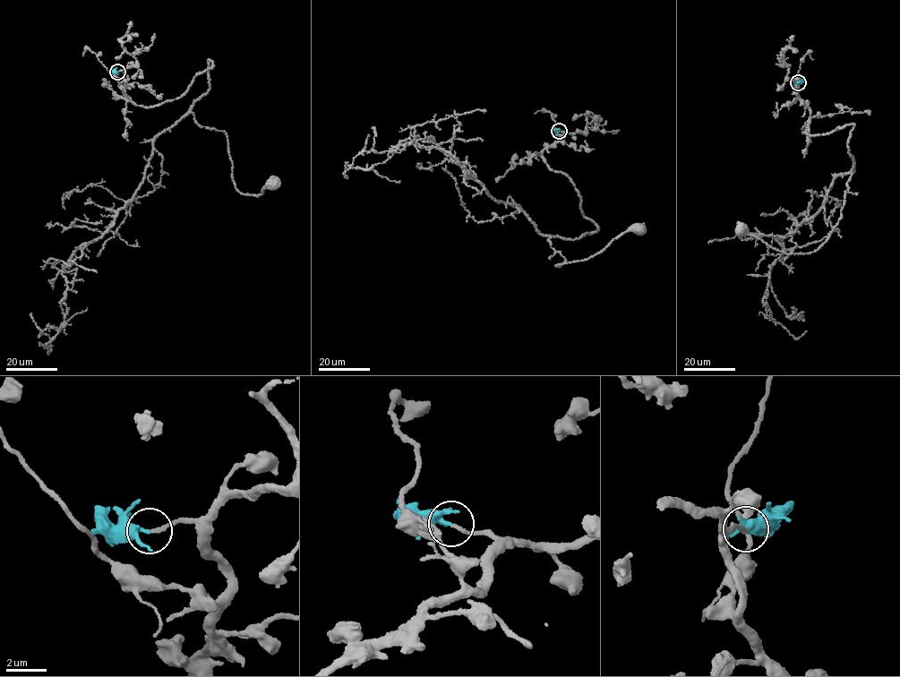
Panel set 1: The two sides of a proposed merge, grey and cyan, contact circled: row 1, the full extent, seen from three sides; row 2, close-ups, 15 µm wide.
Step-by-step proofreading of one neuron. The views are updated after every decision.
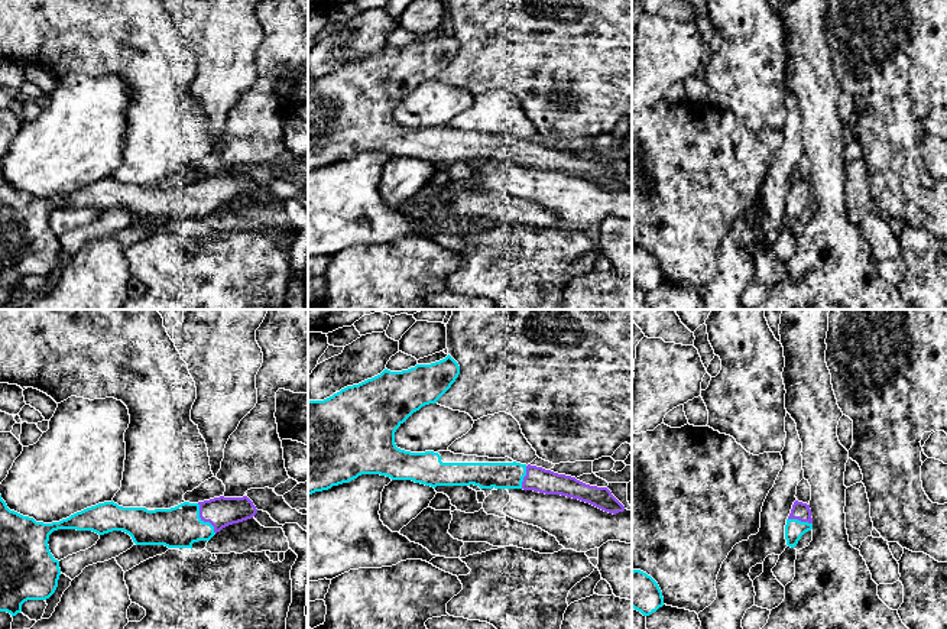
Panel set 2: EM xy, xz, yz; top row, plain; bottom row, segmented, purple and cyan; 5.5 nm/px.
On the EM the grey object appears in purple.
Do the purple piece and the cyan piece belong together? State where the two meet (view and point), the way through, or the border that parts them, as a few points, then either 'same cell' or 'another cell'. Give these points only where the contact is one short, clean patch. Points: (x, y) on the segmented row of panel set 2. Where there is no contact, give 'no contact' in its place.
xy (203, 519) | same cell

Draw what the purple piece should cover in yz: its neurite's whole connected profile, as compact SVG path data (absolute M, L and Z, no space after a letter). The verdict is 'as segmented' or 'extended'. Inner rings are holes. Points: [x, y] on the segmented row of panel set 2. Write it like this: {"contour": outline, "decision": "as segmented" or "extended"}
{"contour": "M795 500L785 525L787 545L795 548L801 536L813 529L810 505Z", "decision": "extended"}

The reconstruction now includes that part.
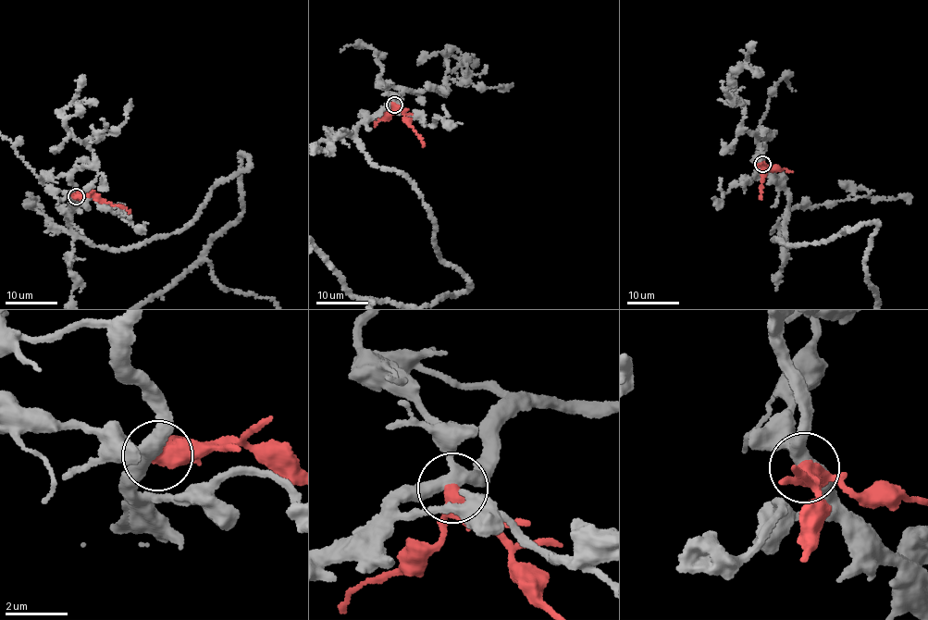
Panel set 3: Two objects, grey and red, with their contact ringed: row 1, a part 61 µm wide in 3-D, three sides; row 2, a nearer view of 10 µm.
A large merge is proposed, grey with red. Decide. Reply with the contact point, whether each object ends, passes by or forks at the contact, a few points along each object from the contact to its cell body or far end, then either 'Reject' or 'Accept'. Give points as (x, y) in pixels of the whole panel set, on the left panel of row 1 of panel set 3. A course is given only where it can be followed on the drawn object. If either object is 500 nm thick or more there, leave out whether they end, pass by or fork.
Place: (76, 196). At the ring grey forks. At the ring red passes by. Course of grey: (75, 196), (74, 232), (134, 248), (245, 154), (241, 216), (204, 257), (275, 302). Course of red: (76, 197), (90, 195), (121, 204), (130, 212). Reject

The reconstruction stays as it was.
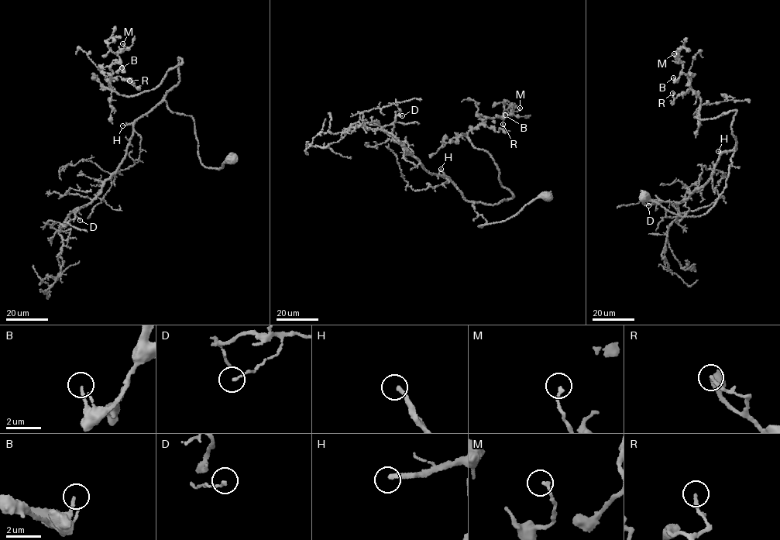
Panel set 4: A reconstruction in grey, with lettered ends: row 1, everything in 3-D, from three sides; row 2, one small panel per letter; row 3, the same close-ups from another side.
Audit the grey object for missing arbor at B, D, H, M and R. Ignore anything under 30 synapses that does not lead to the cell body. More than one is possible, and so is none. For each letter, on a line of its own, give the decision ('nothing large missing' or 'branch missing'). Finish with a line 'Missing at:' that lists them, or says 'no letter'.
B: nothing large missing
D: nothing large missing
H: branch missing
M: nothing large missing
R: nothing large missing
Missing at: H

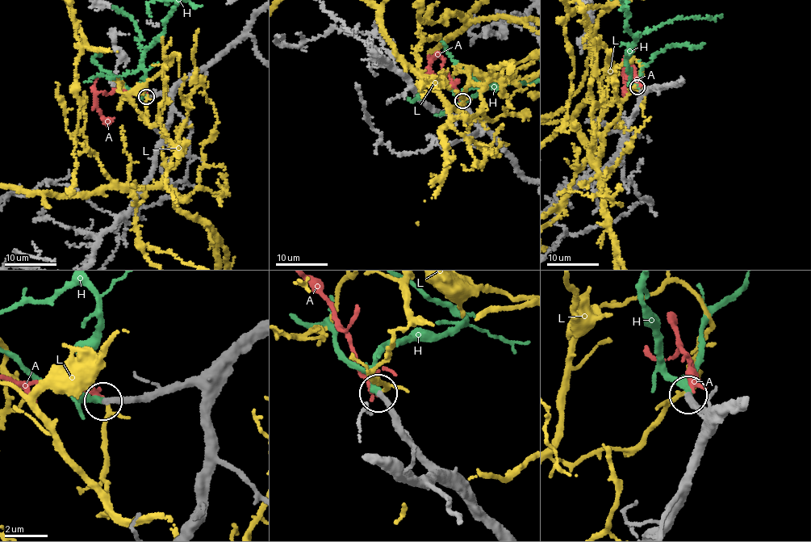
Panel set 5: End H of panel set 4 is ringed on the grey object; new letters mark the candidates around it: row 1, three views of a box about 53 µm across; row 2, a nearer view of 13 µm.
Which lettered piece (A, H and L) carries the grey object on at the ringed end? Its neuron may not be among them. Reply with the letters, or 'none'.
H

